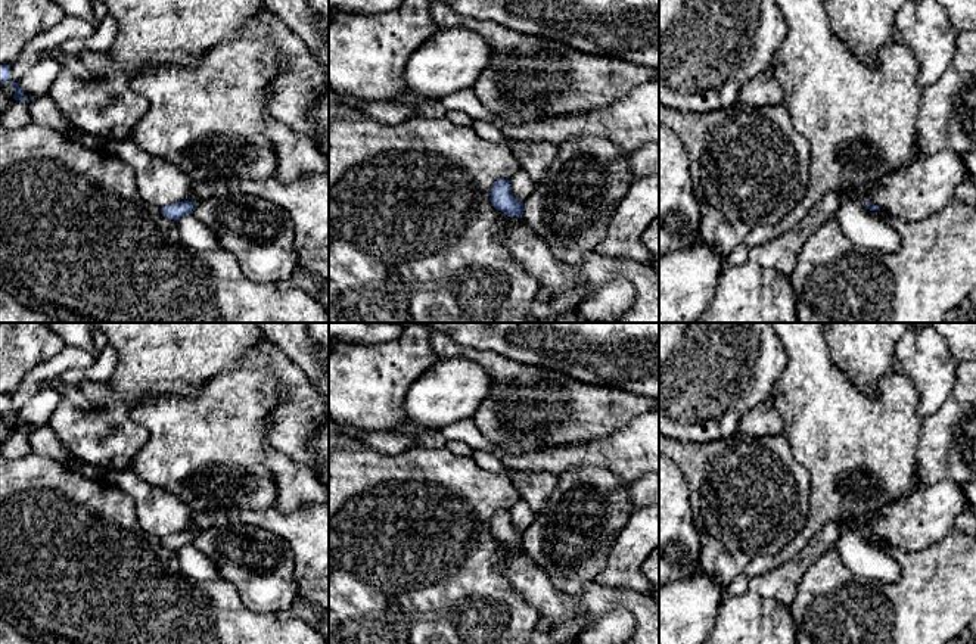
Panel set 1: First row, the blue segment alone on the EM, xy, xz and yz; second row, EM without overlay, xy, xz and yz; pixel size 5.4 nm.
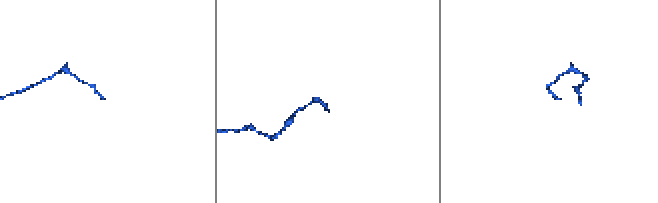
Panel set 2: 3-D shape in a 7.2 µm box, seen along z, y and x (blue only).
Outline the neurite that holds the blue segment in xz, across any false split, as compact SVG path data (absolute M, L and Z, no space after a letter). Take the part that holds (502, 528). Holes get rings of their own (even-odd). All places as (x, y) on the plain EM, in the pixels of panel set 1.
M500 508L491 519L491 533L506 545L522 548L523 533L517 532L510 520L510 510Z

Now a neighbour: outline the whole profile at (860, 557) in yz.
M840 517L836 525L840 531L837 551L852 573L880 582L899 579L899 564L886 551L867 542L867 533L855 526L854 517Z

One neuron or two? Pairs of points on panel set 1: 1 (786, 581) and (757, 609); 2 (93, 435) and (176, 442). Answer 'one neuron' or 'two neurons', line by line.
1: two neurons
2: two neurons

